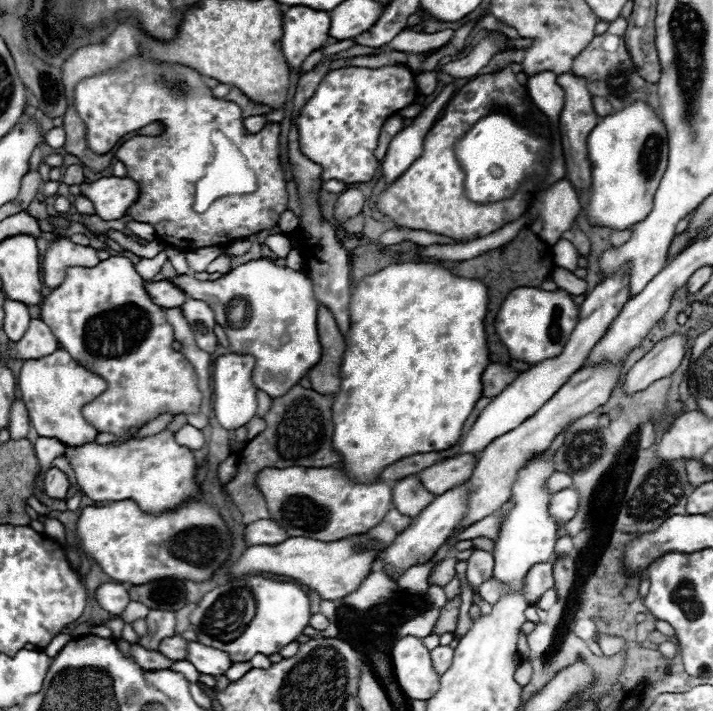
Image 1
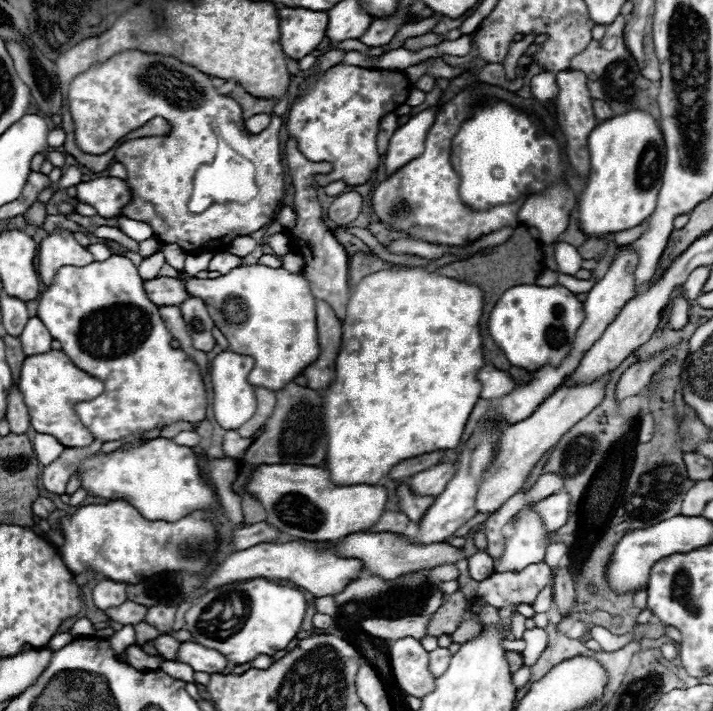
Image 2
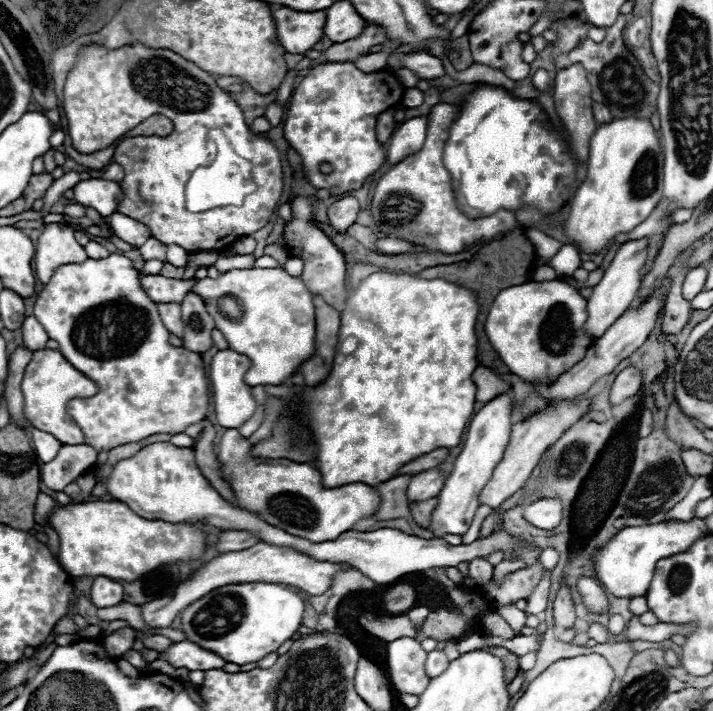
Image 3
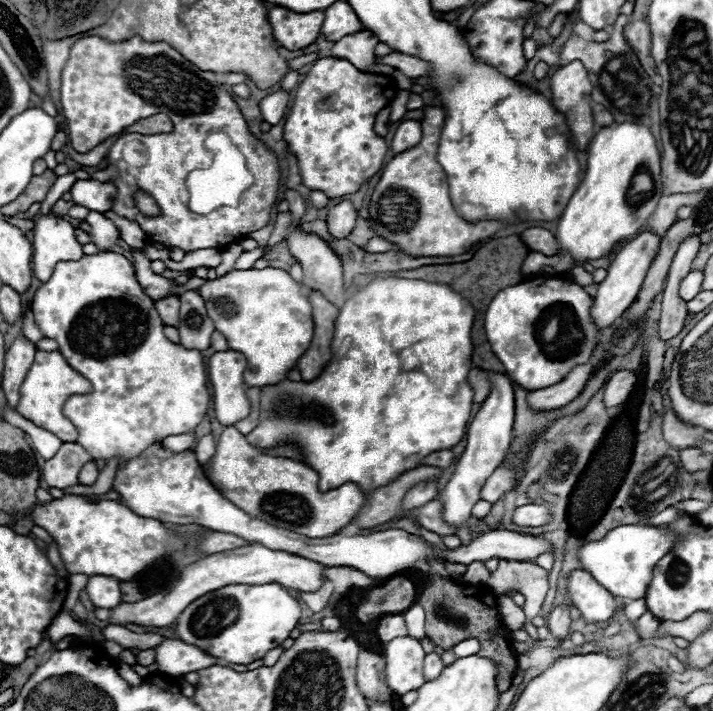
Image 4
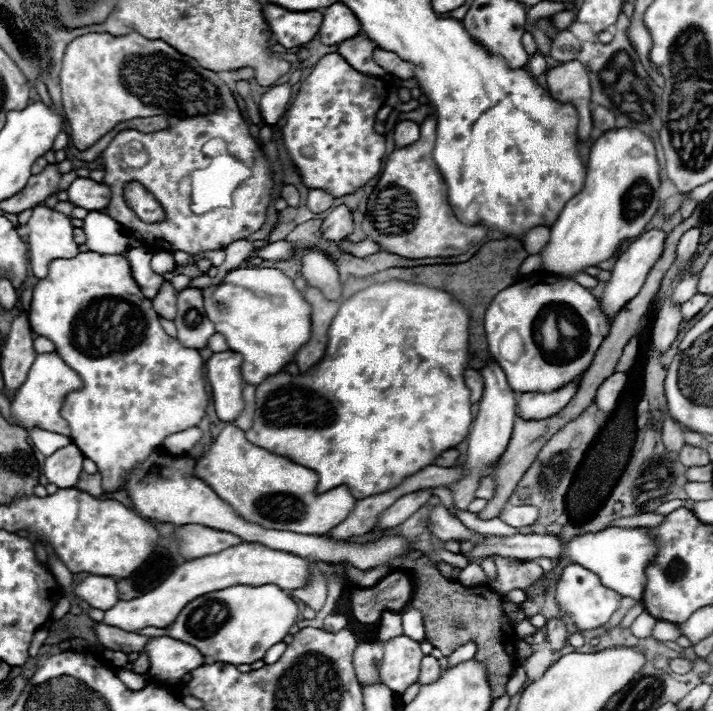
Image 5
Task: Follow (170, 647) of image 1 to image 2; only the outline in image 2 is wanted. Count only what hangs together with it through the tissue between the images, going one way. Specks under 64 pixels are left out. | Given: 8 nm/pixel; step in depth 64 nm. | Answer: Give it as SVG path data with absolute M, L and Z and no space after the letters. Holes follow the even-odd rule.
M158 636L154 640L154 646L158 650L158 654L162 654L166 660L176 660L176 654L178 654L178 648L180 648L182 642L178 642L176 638L172 636Z

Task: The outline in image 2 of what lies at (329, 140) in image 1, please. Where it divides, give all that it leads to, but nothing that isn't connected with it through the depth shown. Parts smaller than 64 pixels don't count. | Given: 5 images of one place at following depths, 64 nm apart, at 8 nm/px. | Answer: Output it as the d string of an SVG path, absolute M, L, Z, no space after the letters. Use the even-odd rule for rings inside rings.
M338 64L326 70L304 98L294 100L288 116L288 132L296 138L298 150L310 162L332 164L330 174L316 176L318 186L334 180L358 186L370 180L380 160L376 150L380 120L406 102L408 86L412 88L402 70L366 70Z

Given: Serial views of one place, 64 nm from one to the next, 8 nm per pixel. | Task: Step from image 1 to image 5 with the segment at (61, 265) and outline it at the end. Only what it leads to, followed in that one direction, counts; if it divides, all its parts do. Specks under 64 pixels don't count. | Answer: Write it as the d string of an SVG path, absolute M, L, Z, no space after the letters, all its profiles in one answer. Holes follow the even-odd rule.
M38 204L28 220L28 254L30 268L36 278L46 278L50 262L58 258L74 258L78 244L72 236L72 222L62 212Z

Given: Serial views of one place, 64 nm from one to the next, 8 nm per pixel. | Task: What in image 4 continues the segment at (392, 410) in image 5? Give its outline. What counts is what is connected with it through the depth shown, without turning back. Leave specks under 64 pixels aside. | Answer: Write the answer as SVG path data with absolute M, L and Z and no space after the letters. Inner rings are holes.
M376 276L370 280L368 286L358 290L354 296L346 300L346 304L340 308L340 314L336 318L336 330L332 341L334 358L324 368L324 372L312 380L312 382L290 382L282 380L274 386L264 386L260 396L260 422L258 426L246 436L246 440L256 448L274 446L282 440L298 442L306 452L306 465L312 466L320 476L320 490L332 490L342 486L344 482L354 482L362 490L374 490L378 486L386 486L392 480L396 480L406 470L412 470L426 454L434 450L448 450L456 446L464 434L466 426L472 416L472 404L474 404L474 390L468 384L468 372L472 368L472 322L474 322L474 308L472 304L456 290L452 290L446 284L438 282L424 282L424 280L408 280L408 278L396 278L396 276Z

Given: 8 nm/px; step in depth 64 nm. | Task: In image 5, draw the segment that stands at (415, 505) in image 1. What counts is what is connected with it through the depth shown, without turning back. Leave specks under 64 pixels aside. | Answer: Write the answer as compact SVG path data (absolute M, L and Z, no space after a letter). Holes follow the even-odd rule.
M438 504L430 510L428 514L428 530L440 538L442 542L446 540L470 540L470 542L478 542L480 536L470 532L458 518L450 516L450 512Z

